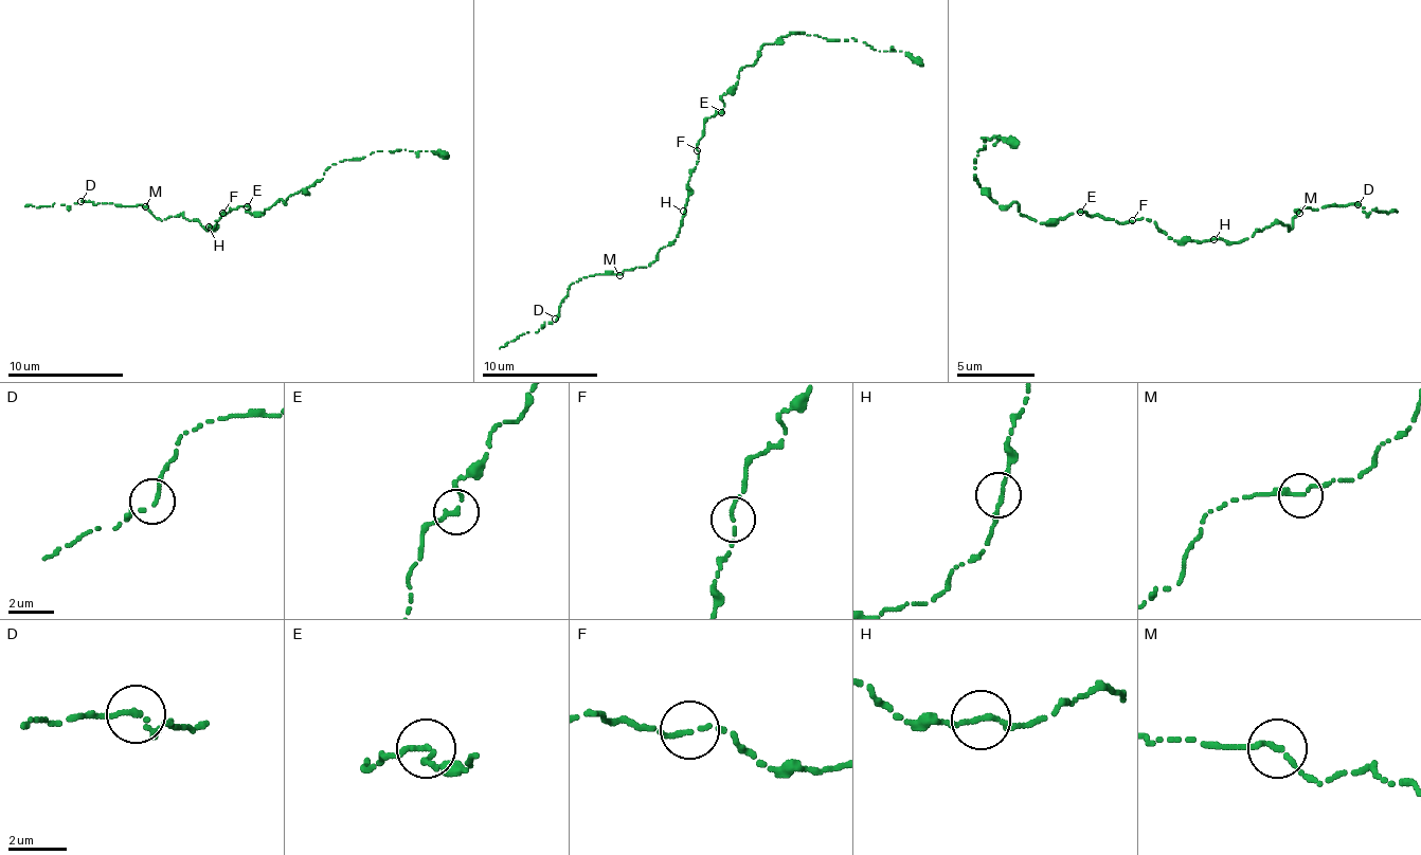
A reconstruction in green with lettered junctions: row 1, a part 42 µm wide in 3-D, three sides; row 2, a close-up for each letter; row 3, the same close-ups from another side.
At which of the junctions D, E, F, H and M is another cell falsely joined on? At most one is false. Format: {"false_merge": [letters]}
{"false_merge": []}

